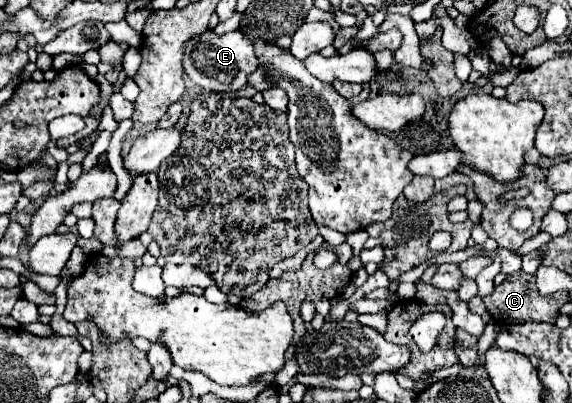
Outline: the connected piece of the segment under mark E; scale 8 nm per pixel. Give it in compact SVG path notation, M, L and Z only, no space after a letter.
M206 30L206 32L190 38L184 44L184 60L182 60L184 72L196 86L200 86L204 90L212 90L216 94L234 94L242 88L246 88L250 74L258 68L256 62L258 60L256 60L252 42L240 30L226 32L222 36L218 36L212 30Z

